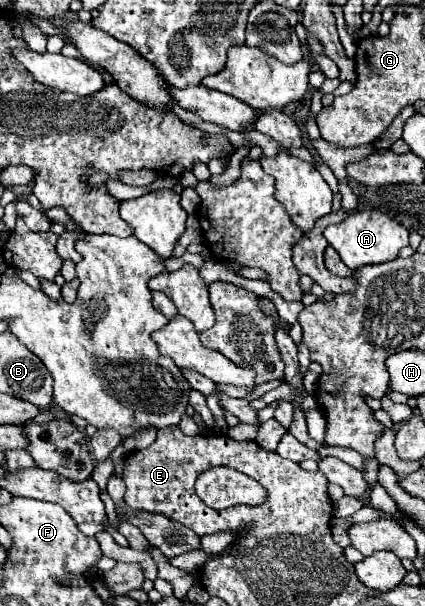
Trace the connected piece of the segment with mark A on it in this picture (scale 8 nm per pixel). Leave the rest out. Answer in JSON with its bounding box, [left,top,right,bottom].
[325,210,409,270]

